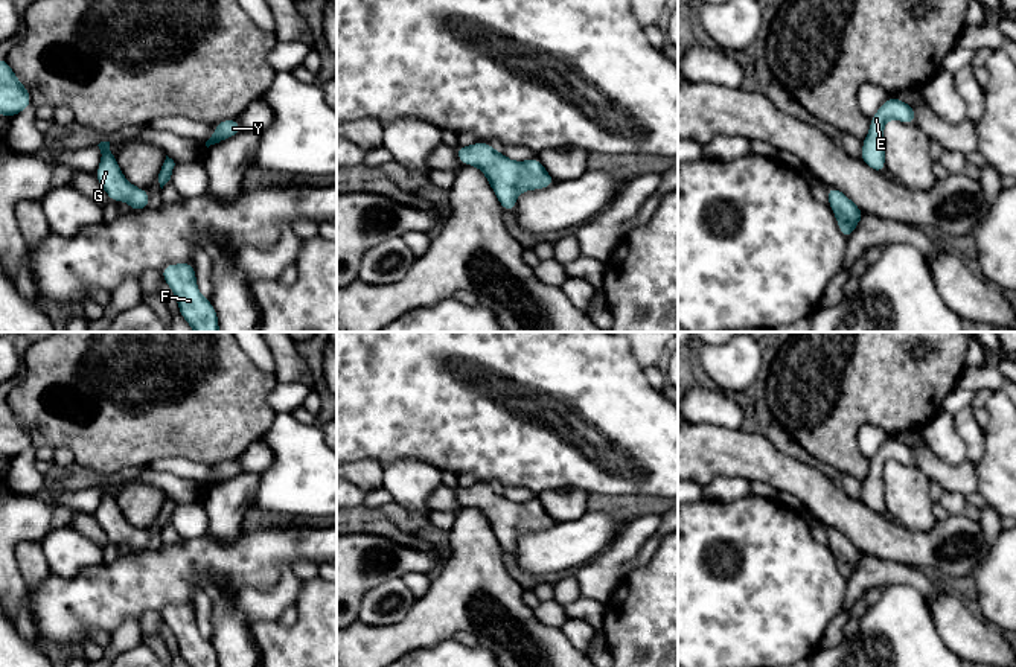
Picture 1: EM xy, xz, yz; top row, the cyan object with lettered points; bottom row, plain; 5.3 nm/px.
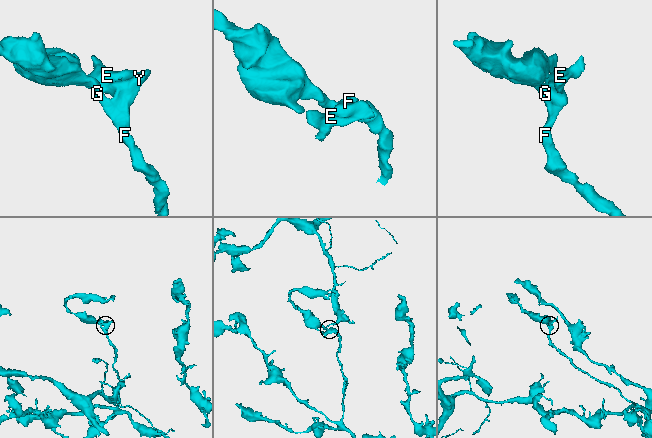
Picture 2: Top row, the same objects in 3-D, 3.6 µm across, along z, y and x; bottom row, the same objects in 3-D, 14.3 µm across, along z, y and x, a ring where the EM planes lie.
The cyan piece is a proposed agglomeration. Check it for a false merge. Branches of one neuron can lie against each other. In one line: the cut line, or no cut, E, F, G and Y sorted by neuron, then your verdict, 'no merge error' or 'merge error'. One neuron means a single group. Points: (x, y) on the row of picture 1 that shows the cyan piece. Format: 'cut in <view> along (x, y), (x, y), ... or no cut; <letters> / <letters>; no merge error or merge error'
no cut; E F G Y; no merge error

